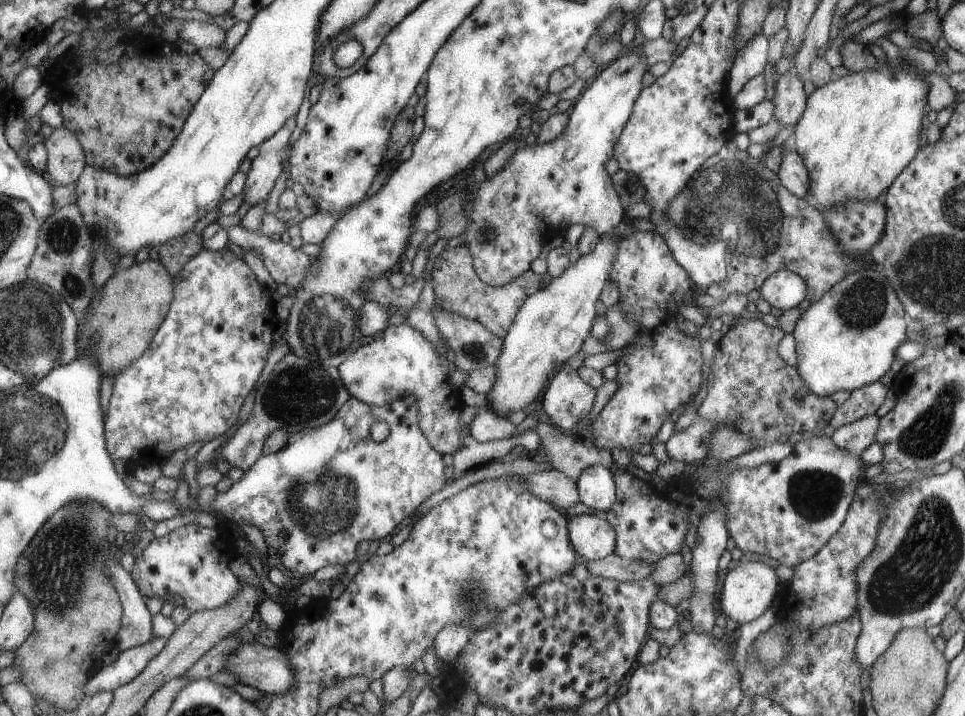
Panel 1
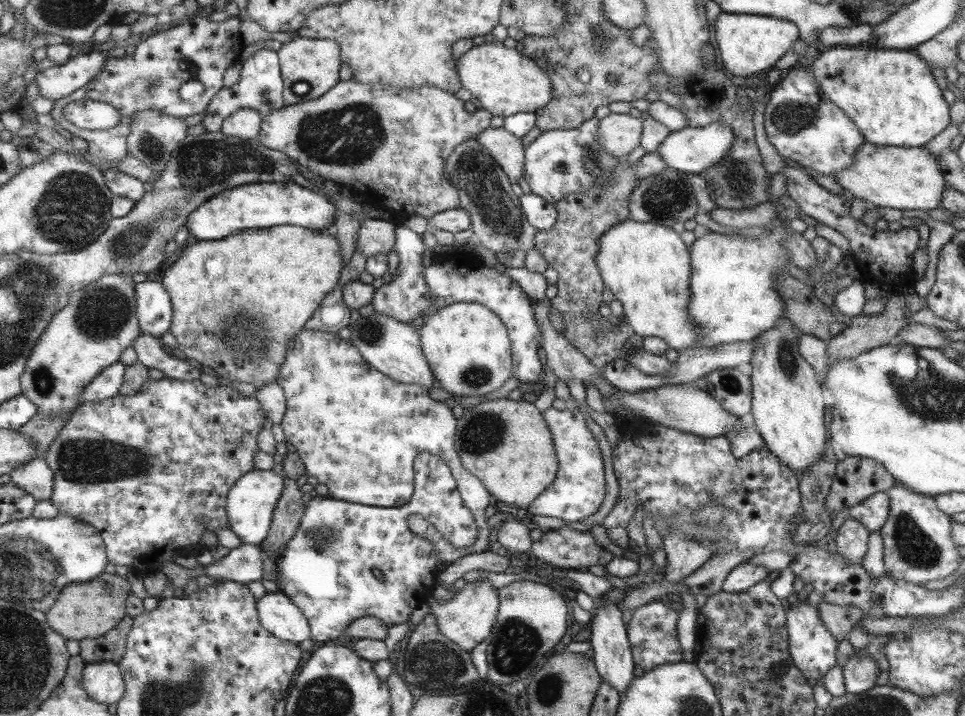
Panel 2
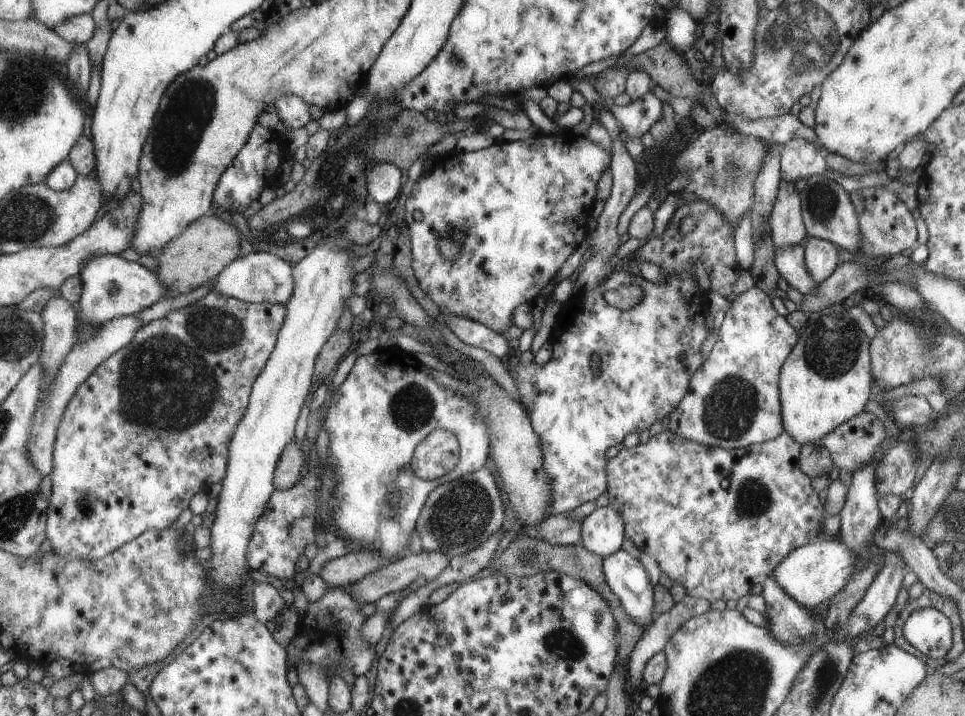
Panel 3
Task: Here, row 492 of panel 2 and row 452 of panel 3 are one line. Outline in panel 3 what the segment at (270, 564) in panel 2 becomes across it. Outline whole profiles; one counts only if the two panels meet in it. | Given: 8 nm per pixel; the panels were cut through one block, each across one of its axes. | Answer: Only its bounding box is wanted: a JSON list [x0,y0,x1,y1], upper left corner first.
[272,440,301,490]

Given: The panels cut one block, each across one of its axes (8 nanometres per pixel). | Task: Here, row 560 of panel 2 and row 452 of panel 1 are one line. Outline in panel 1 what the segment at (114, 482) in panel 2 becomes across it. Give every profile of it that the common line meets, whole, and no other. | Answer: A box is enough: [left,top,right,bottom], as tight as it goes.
[105,249,275,470]

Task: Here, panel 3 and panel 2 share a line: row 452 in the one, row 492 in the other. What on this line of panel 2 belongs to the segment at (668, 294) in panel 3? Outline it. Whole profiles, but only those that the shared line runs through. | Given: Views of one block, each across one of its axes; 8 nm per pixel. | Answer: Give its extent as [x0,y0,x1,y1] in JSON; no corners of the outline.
[523,407,603,527]

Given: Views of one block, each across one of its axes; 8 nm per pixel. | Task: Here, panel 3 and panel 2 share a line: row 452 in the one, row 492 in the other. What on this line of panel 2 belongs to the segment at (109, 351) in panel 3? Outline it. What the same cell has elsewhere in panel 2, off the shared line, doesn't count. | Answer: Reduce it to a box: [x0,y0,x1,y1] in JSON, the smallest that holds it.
[10,457,55,501]

